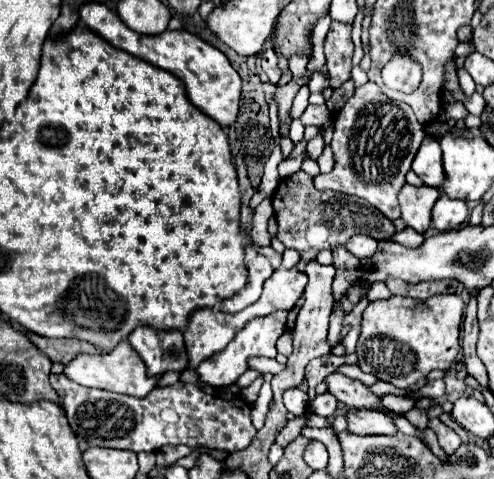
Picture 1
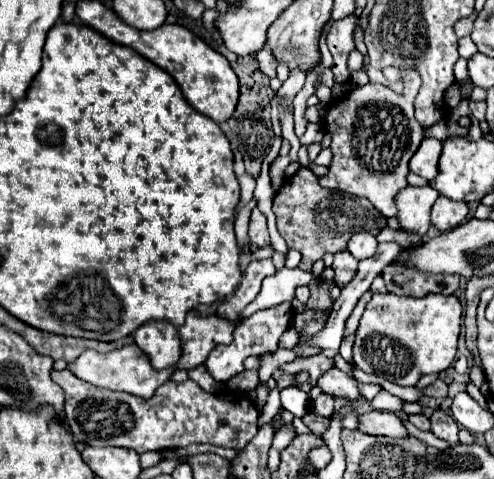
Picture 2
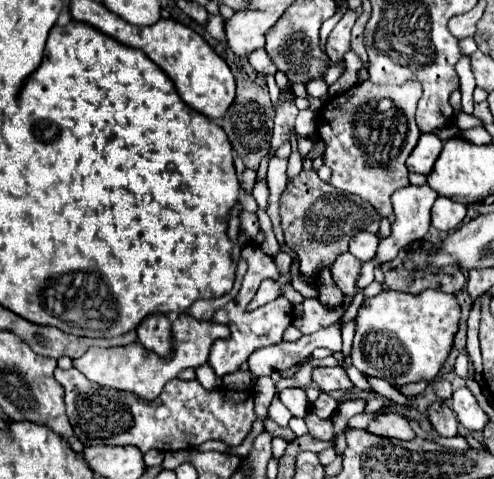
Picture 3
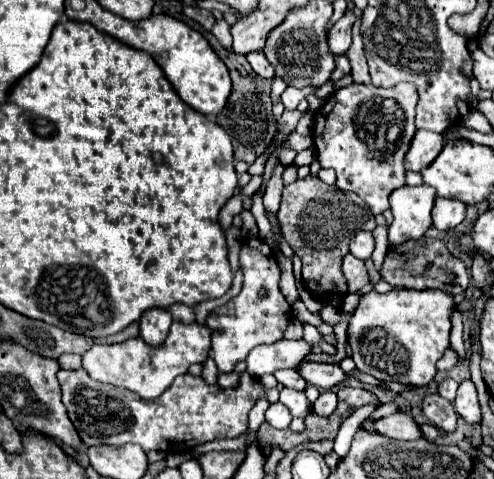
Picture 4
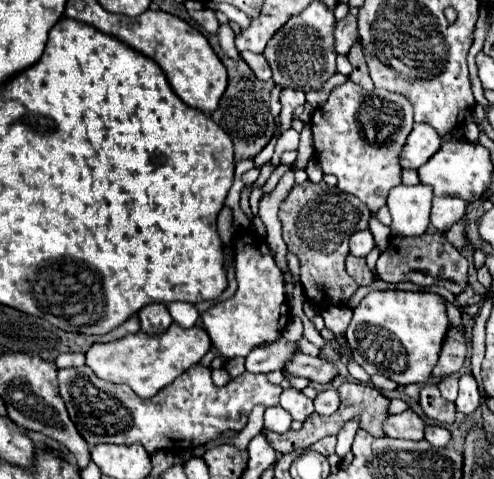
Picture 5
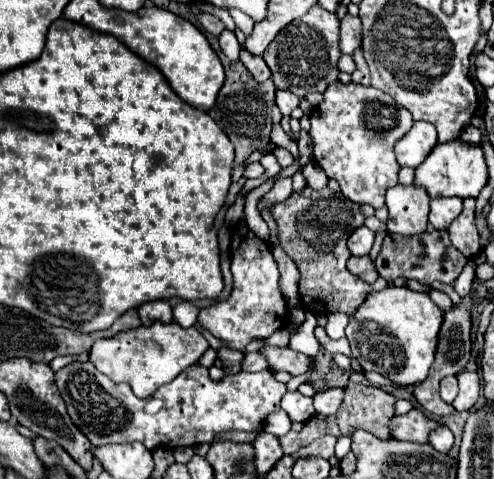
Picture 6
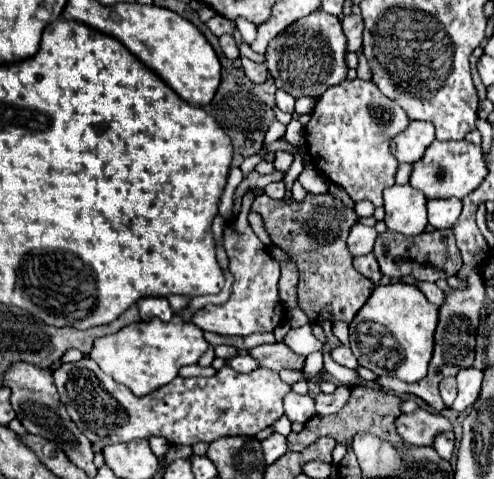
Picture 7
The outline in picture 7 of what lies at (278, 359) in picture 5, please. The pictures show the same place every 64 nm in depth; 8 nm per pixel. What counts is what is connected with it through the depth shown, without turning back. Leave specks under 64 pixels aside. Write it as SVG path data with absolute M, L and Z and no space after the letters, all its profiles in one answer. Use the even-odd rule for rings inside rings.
M242 354L242 356L236 356L230 360L230 366L236 370L236 372L252 372L258 368L256 360L250 356L250 354Z

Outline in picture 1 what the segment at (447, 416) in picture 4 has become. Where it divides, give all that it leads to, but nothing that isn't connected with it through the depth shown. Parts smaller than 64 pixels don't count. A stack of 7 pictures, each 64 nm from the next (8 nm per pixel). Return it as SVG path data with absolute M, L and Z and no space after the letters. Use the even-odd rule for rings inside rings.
M432 420L432 422L430 422L430 428L436 432L438 442L440 442L440 448L442 448L448 456L450 456L452 452L456 452L456 448L462 444L460 436L458 436L452 428L444 426L440 420Z

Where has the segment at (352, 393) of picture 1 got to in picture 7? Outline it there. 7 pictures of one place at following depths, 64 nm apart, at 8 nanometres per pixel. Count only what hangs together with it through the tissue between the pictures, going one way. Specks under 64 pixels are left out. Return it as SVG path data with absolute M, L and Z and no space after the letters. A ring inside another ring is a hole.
M286 344L256 346L256 348L252 348L252 356L260 362L260 366L276 370L276 372L280 372L282 368L290 368L290 370L304 368L304 356L294 354Z

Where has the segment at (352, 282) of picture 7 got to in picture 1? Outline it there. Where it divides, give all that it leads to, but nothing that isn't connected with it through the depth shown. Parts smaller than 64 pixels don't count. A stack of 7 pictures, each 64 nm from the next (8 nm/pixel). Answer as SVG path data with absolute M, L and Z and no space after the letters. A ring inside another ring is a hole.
M296 172L294 176L282 178L274 196L274 216L278 218L278 240L300 254L300 262L296 266L306 268L308 260L314 260L316 254L324 248L332 250L336 246L346 244L348 238L356 234L368 234L374 240L386 240L396 234L394 224L378 210L374 210L366 200L356 196L340 194L340 202L322 202L322 192L314 188L312 178L306 172Z

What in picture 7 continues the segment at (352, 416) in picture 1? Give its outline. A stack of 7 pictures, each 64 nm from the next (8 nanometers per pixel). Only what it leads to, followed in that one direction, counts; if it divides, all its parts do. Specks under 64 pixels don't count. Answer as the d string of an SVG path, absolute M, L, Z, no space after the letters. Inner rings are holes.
M414 410L412 414L402 414L396 420L396 432L406 444L414 446L432 446L438 432L452 430L450 422L440 414L430 414L426 410Z

